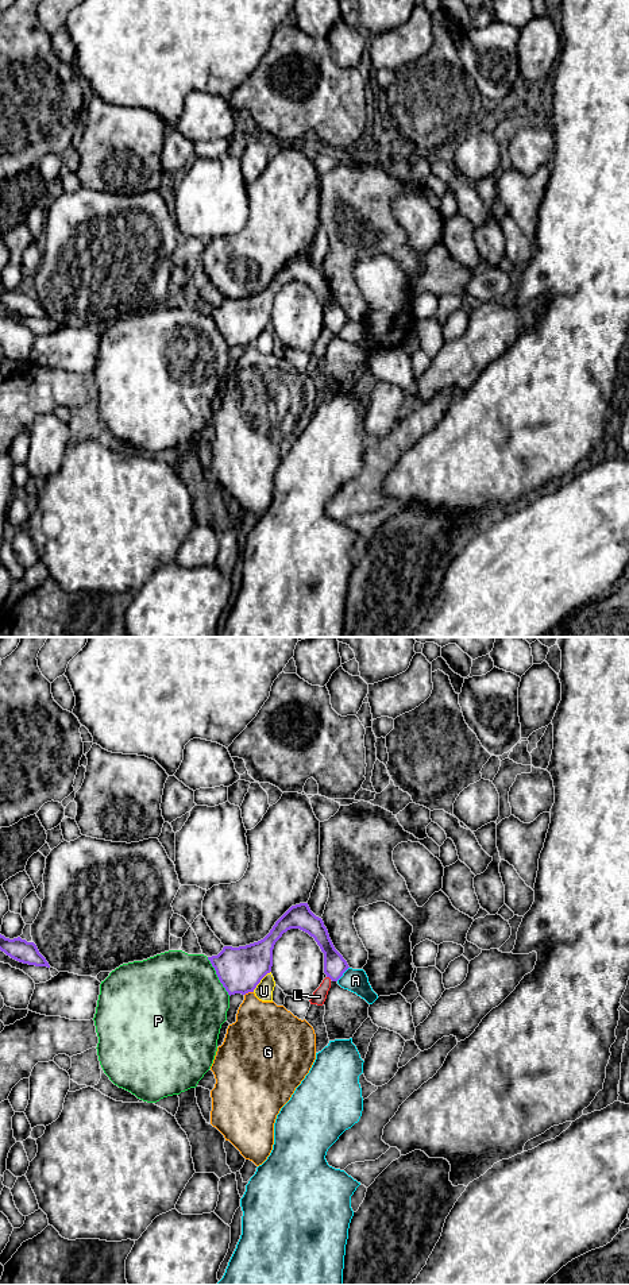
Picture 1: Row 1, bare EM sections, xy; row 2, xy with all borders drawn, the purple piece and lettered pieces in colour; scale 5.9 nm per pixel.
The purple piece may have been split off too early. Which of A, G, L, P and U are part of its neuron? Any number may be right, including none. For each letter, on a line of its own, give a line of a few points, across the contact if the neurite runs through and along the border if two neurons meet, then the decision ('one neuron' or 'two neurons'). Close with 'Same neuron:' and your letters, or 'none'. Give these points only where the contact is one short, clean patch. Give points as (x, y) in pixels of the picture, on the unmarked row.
A: two neurons
G: two neurons
L: line xy (327, 328), (331, 331); two neurons
P: two neurons
U: two neurons
Same neuron: none

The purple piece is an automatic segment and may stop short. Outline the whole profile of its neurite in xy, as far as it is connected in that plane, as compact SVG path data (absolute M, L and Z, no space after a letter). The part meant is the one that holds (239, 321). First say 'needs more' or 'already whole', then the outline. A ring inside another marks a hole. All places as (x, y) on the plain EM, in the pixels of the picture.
already whole; M300 255L292 258L275 274L270 285L263 292L239 300L224 298L217 308L208 309L208 312L216 323L220 335L223 336L229 348L235 346L246 347L248 344L254 344L261 332L271 324L273 301L275 294L282 289L283 285L286 285L290 281L300 281L314 290L321 304L324 305L324 325L332 333L337 333L343 328L343 325L350 320L343 308L335 301L323 271L316 269L310 263L308 255Z

